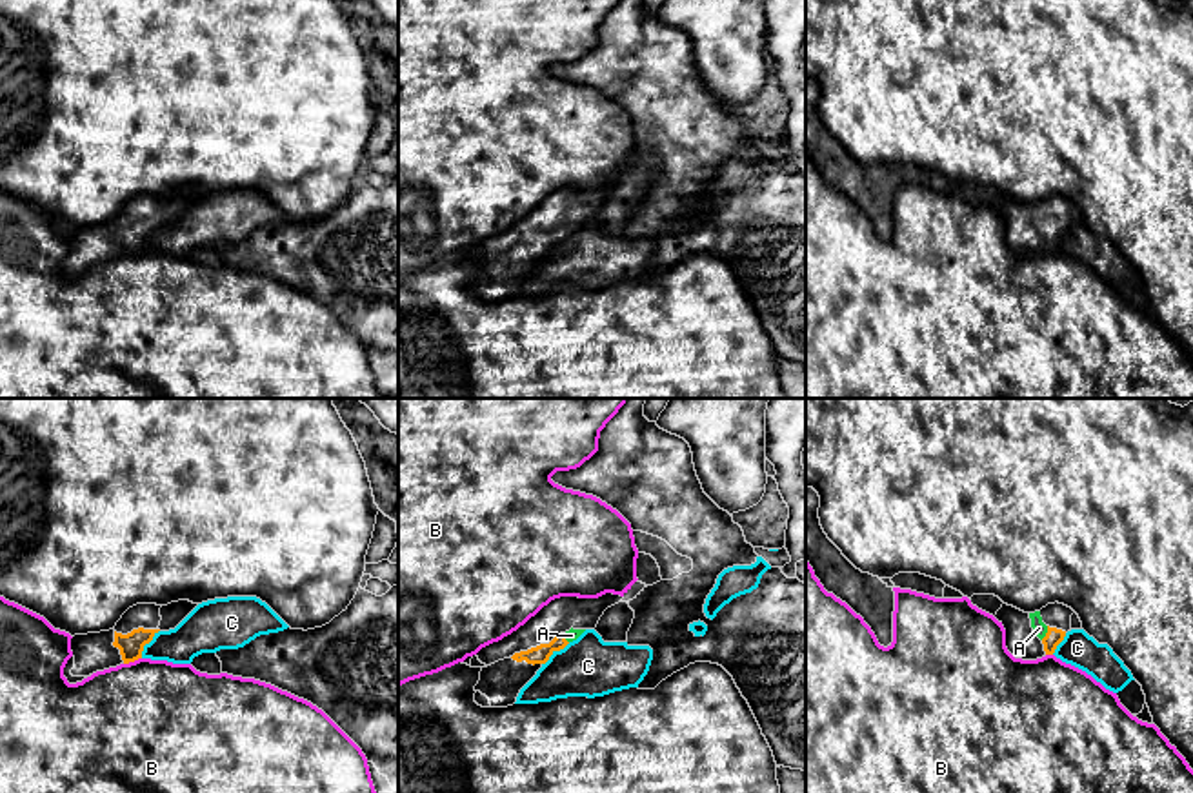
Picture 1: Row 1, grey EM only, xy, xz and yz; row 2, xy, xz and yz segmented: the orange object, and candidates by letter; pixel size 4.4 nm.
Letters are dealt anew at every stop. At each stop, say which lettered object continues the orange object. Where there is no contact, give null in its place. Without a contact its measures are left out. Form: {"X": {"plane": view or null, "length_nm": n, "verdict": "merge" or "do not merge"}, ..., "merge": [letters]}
{"A": {"plane": "yz", "length_nm": 70, "verdict": "merge"}, "B": {"plane": "xy", "length_nm": 90, "verdict": "do not merge"}, "C": {"plane": "xy", "length_nm": 150, "verdict": "do not merge"}, "merge": ["A"]}

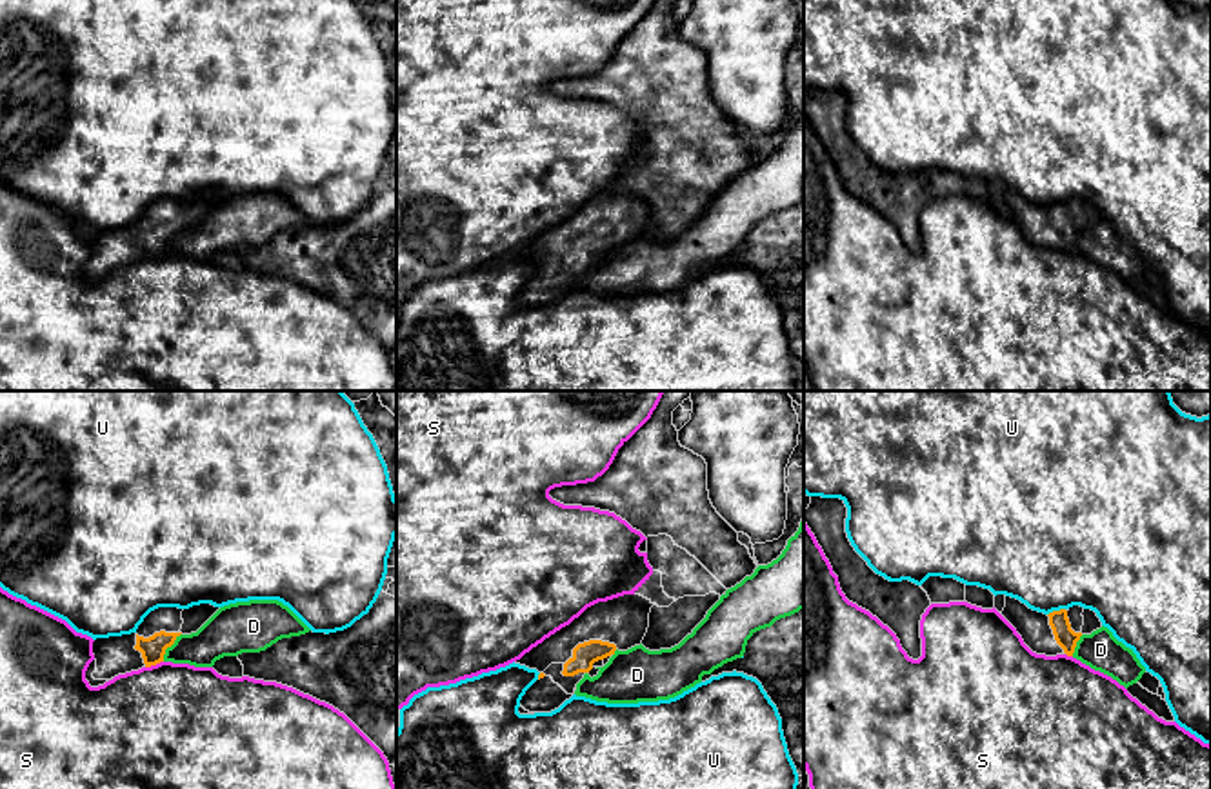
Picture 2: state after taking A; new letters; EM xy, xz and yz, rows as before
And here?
{"D": {"plane": "xy", "length_nm": 150, "verdict": "do not merge"}, "S": {"plane": "xy", "length_nm": 90, "verdict": "do not merge"}, "U": {"plane": "yz", "length_nm": 90, "verdict": "do not merge"}, "merge": []}

